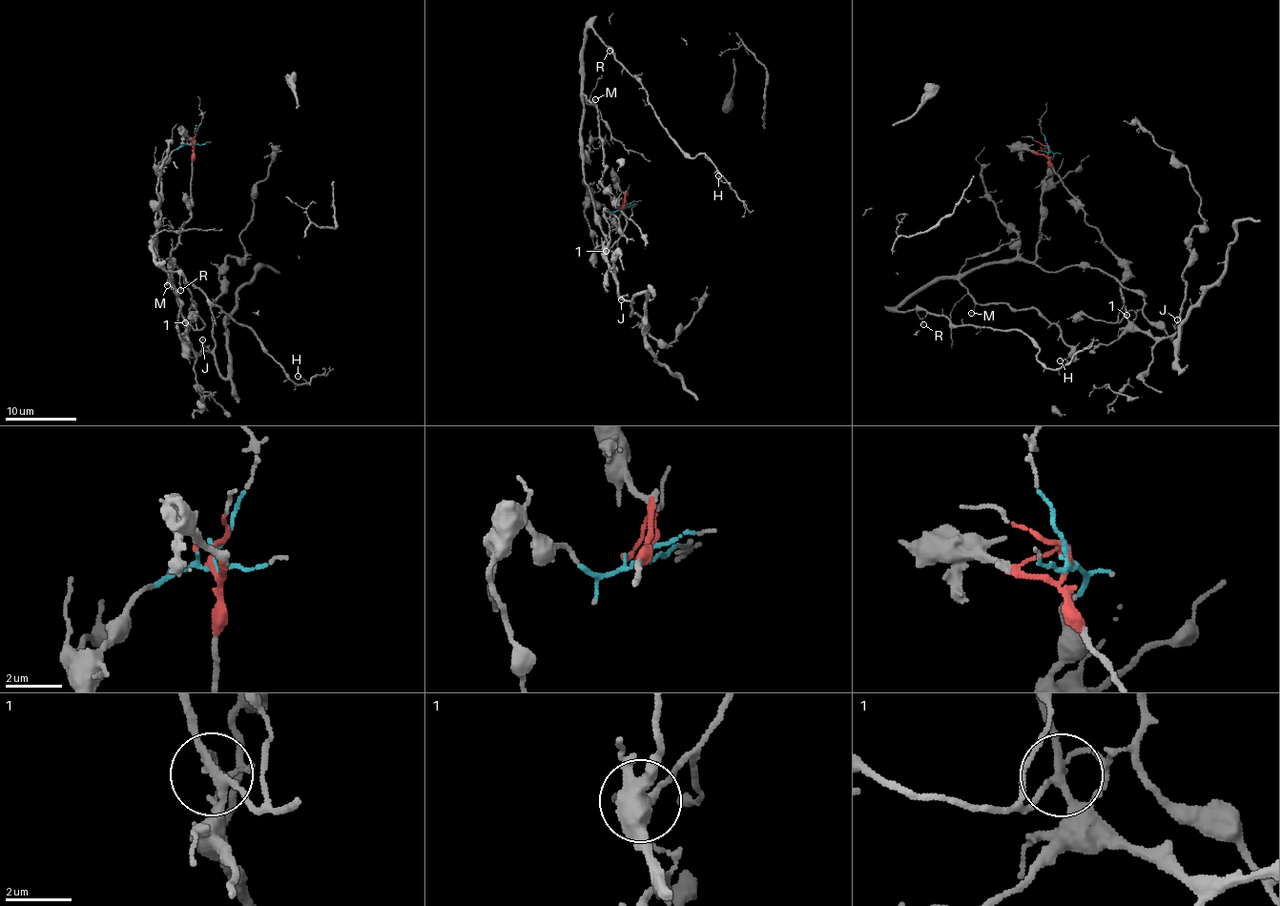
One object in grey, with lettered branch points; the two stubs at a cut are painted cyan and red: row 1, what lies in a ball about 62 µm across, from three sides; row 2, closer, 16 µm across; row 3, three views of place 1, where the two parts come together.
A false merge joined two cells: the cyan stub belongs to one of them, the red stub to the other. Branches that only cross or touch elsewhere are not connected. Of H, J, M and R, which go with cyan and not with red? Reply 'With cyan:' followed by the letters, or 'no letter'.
With cyan: H, M, R

